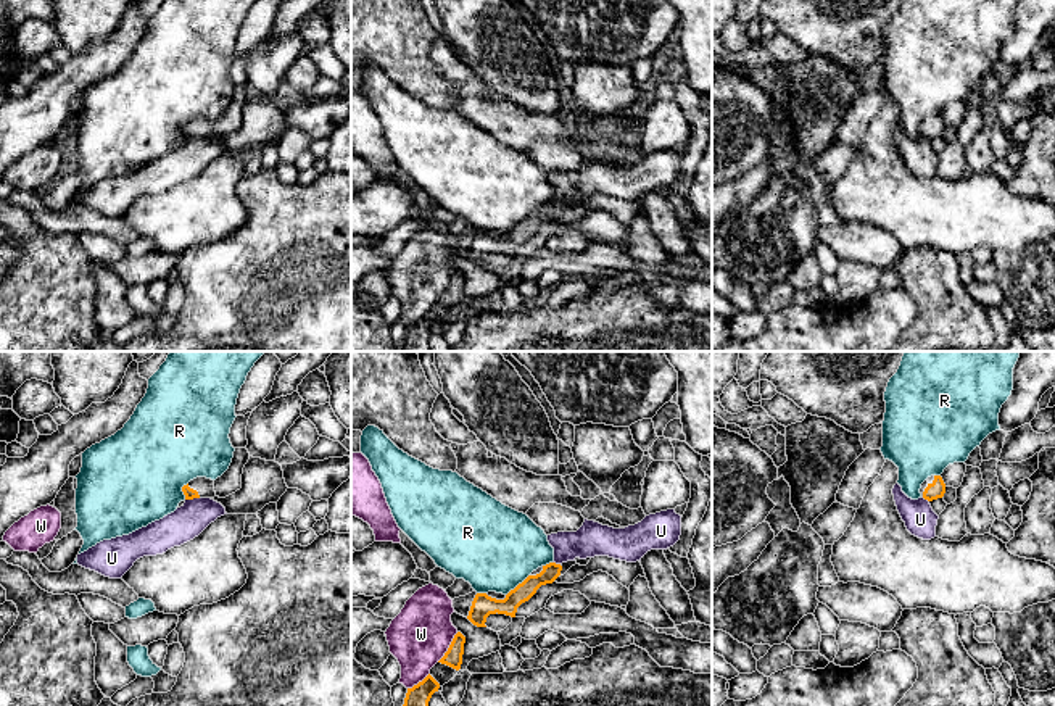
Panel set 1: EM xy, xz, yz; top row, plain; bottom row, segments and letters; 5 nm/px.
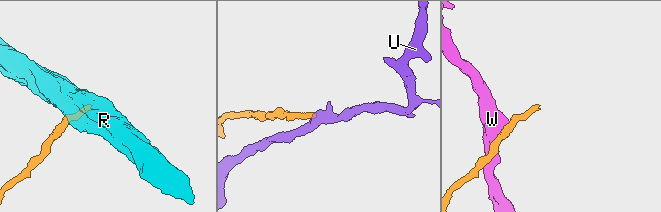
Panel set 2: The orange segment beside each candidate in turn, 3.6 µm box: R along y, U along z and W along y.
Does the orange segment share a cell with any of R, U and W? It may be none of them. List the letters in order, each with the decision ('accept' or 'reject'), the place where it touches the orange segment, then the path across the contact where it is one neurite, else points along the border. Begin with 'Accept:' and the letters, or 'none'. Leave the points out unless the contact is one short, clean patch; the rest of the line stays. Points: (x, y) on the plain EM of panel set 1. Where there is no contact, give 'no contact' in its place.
Accept: none
R: reject | xz (519, 223) | along xz (529, 213), (506, 234)
U: reject | xy (192, 137) | along xy (198, 136), (186, 139)
W: reject | xz (450, 286) | along xz (458, 271), (448, 289), (437, 300)

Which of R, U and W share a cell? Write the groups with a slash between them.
R / U / W

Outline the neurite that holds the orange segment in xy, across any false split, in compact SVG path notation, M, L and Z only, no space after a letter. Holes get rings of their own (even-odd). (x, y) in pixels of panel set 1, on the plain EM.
M235 87L229 108L216 119L197 116L182 126L185 139L225 137L242 127L243 106L250 98L246 87Z

